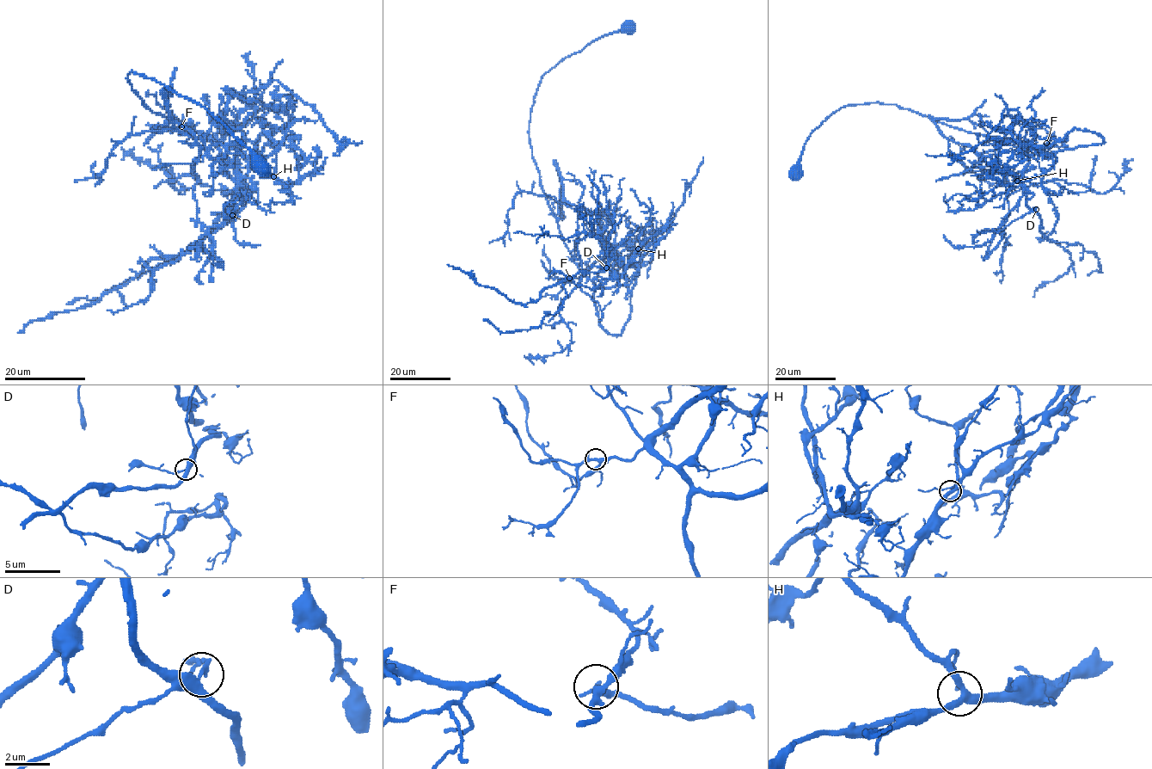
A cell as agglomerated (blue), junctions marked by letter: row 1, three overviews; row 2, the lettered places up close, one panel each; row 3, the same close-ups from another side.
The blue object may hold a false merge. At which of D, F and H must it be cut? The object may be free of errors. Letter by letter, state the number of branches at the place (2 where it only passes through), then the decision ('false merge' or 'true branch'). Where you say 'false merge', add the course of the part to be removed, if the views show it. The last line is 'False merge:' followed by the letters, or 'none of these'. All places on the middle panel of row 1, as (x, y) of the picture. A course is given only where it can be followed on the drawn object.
D: 3 | true branch
F: 3 | false merge | (568, 278), (548, 325), (582, 271), (575, 180), (603, 272), (523, 304), (447, 265)
H: 3 | true branch
False merge: F

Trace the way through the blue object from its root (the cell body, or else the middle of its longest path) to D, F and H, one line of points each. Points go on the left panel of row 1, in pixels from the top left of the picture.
D: (260, 169), (202, 106), (144, 76), (127, 76), (146, 107), (204, 132), (234, 168), (243, 206), (232, 215)
F: (260, 169), (254, 167), (254, 155), (202, 106), (131, 71), (127, 78), (146, 107), (199, 132), (181, 126)
H: (260, 169), (202, 106), (144, 76), (127, 76), (152, 112), (239, 150), (261, 173), (273, 176)

